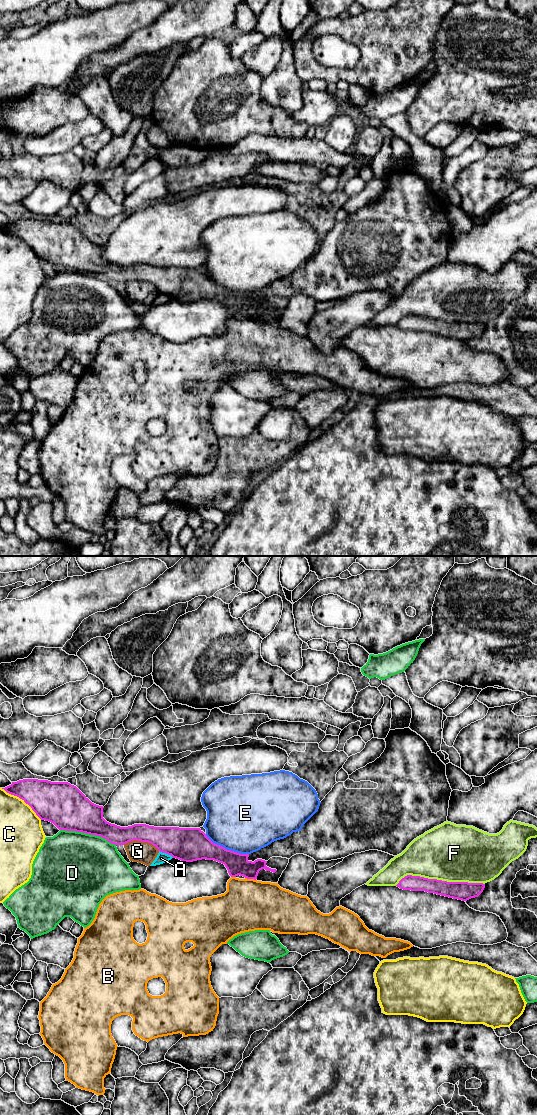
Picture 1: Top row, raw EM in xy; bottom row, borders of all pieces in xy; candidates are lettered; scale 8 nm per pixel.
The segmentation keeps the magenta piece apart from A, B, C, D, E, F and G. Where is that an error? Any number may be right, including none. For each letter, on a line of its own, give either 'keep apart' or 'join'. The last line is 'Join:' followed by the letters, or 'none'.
A: keep apart
B: keep apart
C: keep apart
D: keep apart
E: keep apart
F: keep apart
G: keep apart
Join: none

